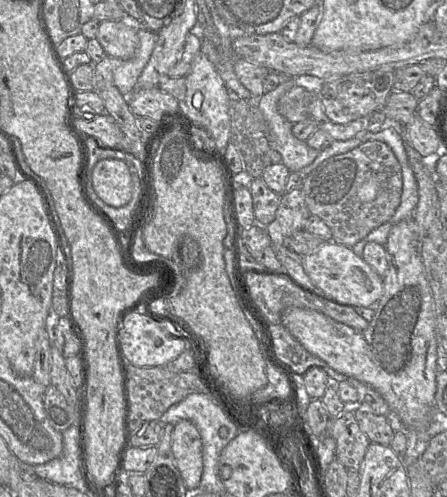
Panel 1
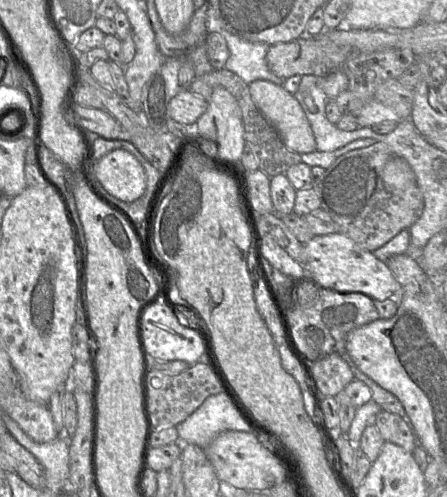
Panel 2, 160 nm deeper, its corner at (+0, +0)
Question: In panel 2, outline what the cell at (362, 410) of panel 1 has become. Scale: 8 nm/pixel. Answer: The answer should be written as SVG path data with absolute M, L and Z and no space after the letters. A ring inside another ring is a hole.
M381 410L375 417L374 425L379 429L385 442L401 446L409 452L419 445L413 429L399 415Z

